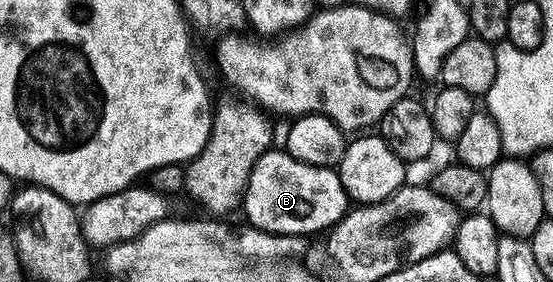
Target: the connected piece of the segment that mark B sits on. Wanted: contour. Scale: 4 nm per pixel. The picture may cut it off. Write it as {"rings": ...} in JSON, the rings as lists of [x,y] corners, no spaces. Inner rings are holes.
{"rings":[[[271,148],[256,160],[250,173],[244,195],[246,218],[255,230],[266,230],[269,234],[288,234],[291,236],[307,236],[317,230],[329,231],[348,213],[348,199],[340,184],[337,169],[328,166],[313,166],[296,160],[285,149]]]}

